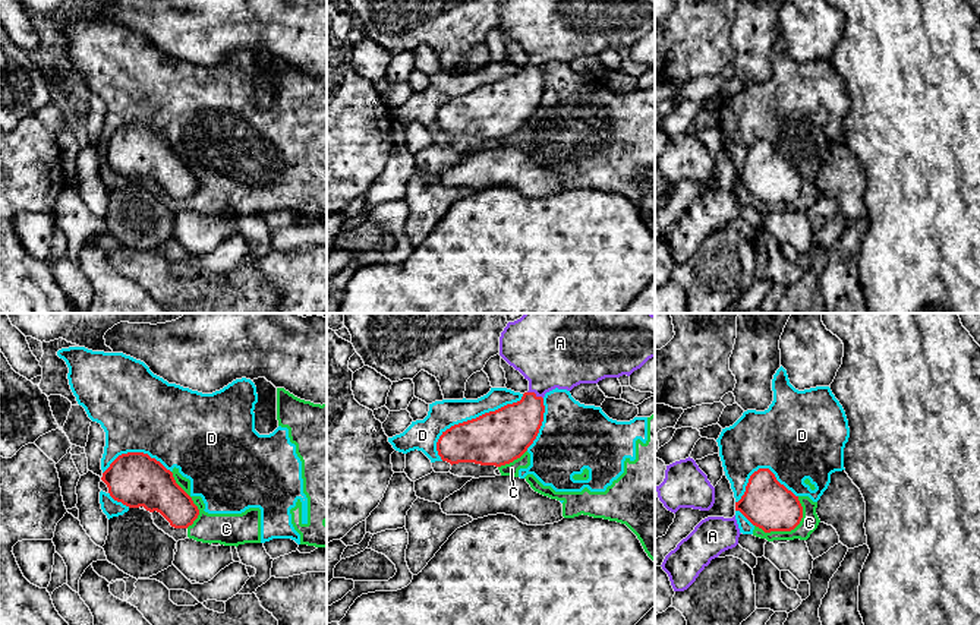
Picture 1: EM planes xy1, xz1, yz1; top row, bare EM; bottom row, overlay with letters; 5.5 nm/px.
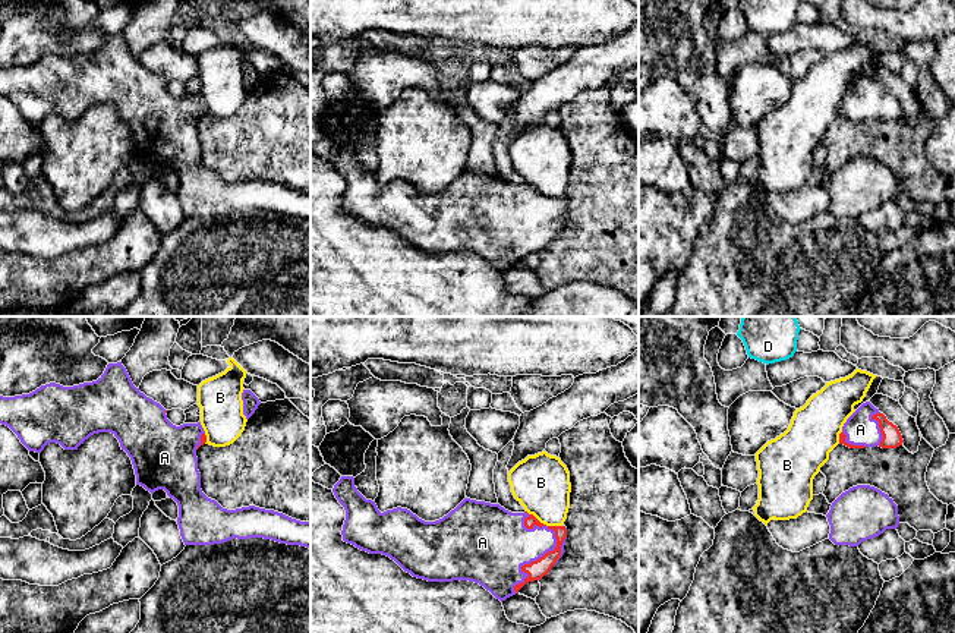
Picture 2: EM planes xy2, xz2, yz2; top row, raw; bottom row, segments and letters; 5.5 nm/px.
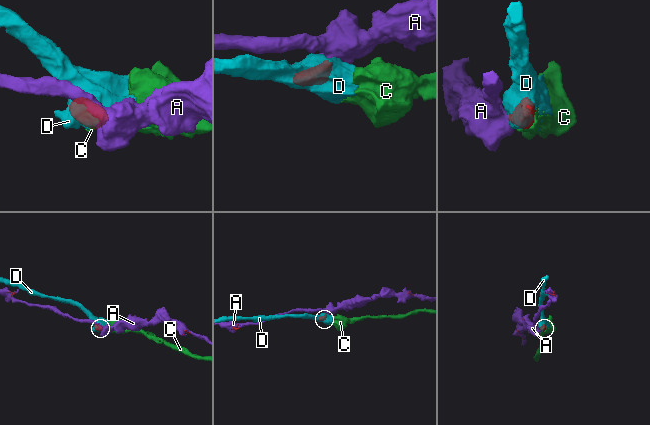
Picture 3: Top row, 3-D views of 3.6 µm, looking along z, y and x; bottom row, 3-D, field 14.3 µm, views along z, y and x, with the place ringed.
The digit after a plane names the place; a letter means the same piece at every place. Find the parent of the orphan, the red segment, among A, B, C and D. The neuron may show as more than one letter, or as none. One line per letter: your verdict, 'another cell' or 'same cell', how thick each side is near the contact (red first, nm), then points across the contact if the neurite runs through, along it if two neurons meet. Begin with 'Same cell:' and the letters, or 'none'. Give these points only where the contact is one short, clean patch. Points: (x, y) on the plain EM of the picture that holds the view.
Same cell: A
A: same cell; calibres 100 and 260 nm
B: another cell; calibres 60 and 320 nm; border xz2 (526, 182), (547, 197), (561, 198)
C: another cell; calibres 280 and 100 nm
D: another cell; calibres 300 and 160 nm

